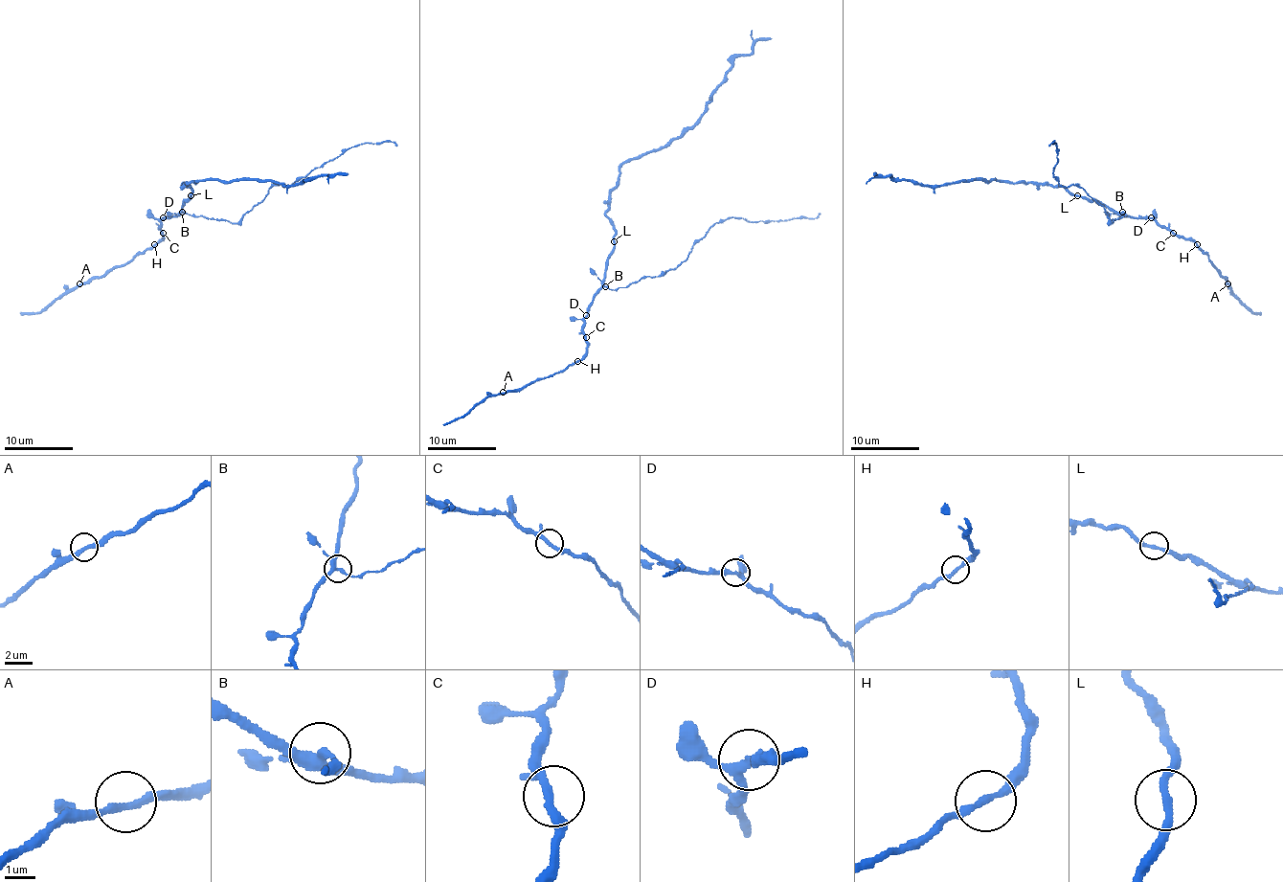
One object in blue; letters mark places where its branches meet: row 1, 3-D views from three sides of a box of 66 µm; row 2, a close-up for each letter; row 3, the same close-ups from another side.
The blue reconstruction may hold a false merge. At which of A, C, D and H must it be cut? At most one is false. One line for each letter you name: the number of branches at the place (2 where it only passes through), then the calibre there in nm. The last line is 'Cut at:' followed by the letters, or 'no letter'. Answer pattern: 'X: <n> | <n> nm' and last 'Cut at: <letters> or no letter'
Cut at: no letter

